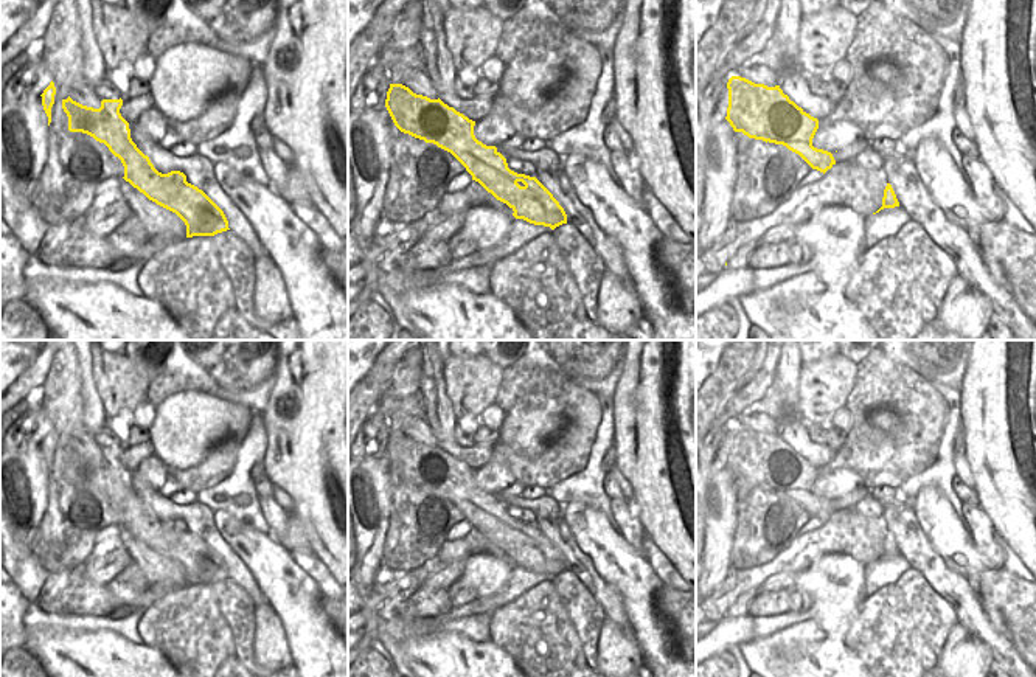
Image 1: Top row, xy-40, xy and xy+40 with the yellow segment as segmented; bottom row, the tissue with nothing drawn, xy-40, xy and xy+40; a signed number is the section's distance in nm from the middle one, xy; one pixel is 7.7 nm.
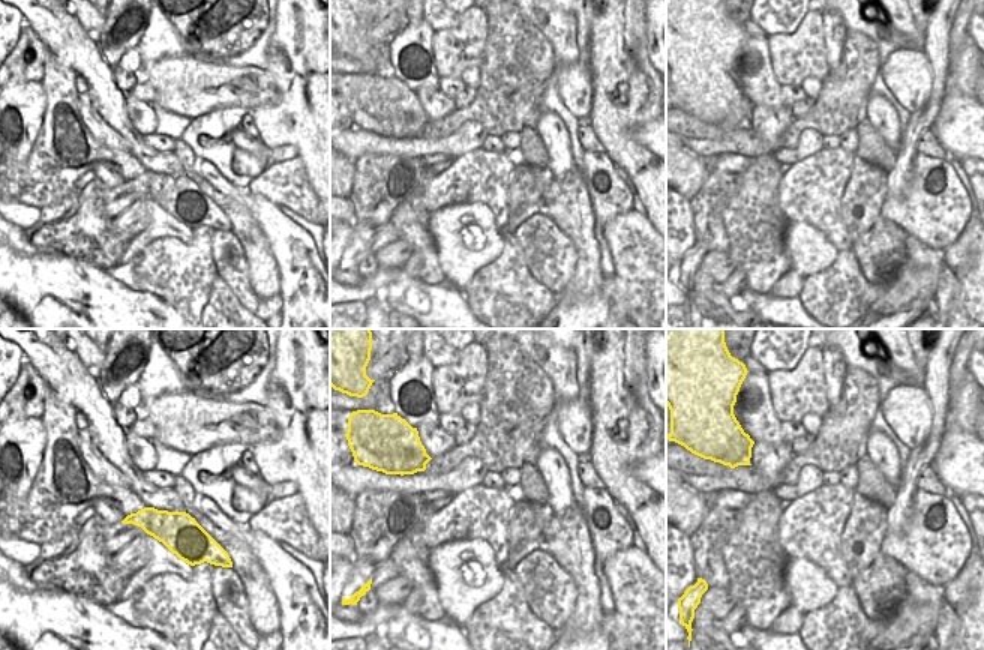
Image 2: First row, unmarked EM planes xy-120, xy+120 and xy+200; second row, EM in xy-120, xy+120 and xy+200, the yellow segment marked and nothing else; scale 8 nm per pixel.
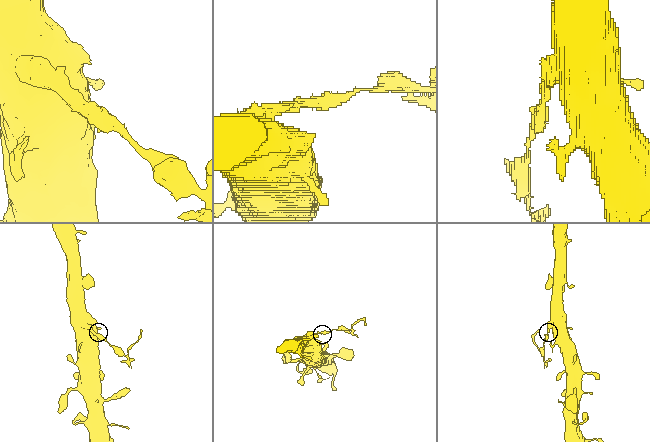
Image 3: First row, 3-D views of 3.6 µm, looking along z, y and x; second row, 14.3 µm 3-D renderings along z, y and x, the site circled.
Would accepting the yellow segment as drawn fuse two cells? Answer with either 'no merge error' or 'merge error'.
merge error

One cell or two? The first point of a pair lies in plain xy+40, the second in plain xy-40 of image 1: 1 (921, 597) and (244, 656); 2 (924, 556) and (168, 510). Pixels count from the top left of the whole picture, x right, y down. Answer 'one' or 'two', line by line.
1: one
2: one

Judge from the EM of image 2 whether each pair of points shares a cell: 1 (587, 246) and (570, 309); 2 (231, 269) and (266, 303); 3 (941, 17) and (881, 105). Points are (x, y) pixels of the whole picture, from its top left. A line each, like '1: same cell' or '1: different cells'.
1: different cells
2: same cell
3: different cells

